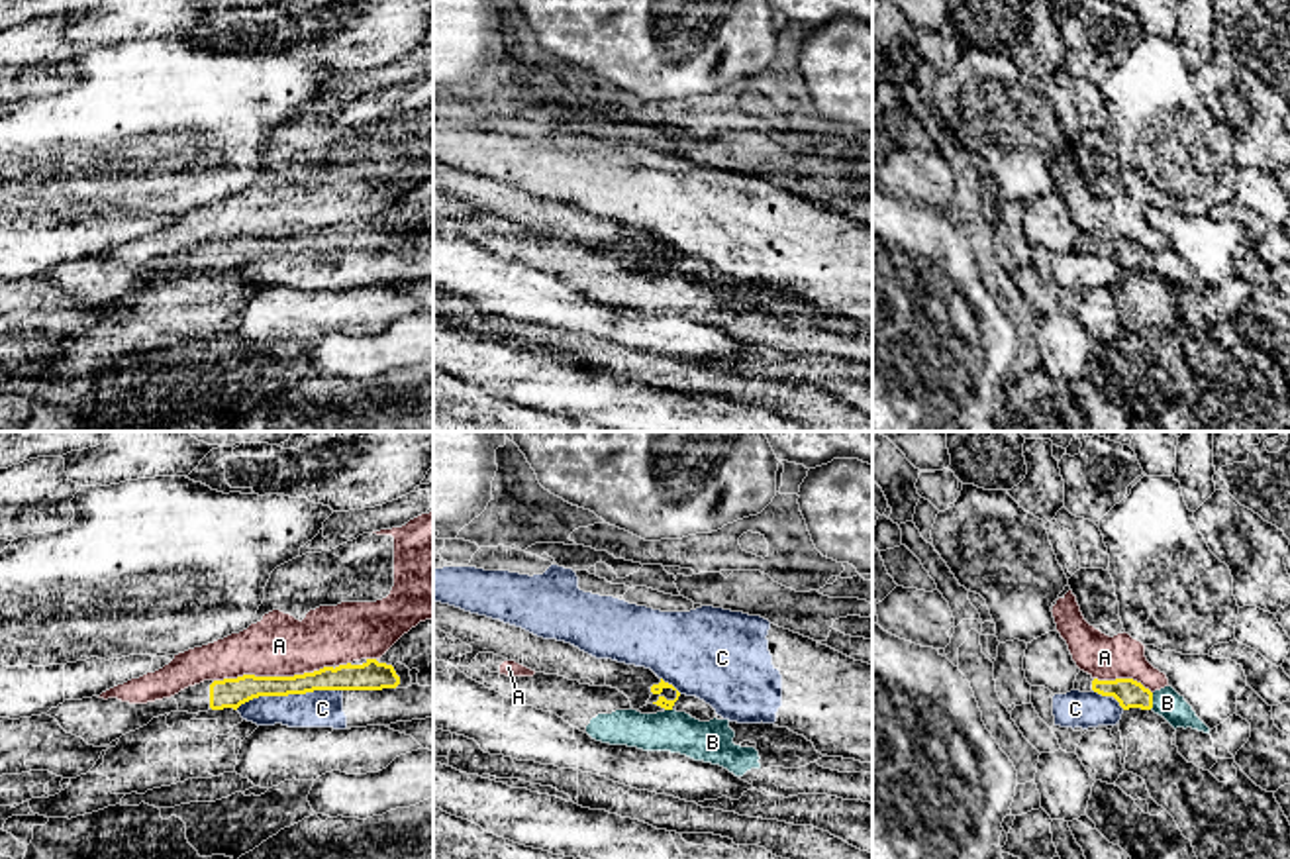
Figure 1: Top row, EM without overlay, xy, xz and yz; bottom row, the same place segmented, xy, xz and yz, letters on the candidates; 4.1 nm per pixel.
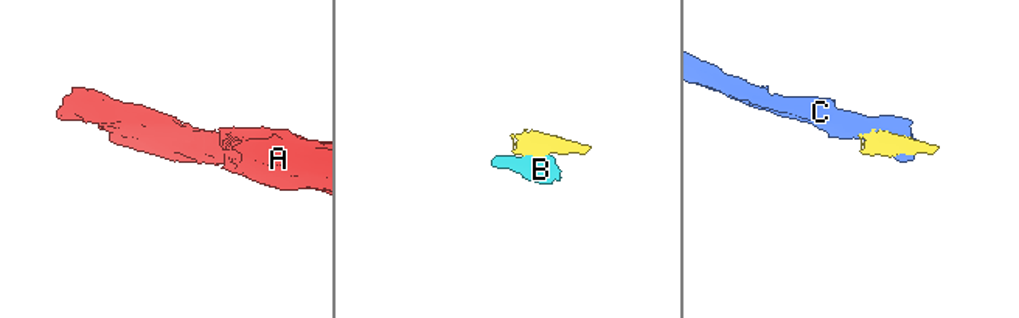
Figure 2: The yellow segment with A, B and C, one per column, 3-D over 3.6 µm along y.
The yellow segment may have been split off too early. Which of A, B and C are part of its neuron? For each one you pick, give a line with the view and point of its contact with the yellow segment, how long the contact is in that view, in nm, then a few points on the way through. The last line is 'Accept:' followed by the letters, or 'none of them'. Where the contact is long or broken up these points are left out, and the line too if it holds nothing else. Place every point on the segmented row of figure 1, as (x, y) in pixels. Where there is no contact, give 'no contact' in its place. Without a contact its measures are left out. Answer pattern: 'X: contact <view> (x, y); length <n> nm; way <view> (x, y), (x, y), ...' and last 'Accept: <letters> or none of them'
B: contact yz (1151, 701); length 70 nm; way yz (1130, 693), (1151, 701), (1167, 703)
Accept: B

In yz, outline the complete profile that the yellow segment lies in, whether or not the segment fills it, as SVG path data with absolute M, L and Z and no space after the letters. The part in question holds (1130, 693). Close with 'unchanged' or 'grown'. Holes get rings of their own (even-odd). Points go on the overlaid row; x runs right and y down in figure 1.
M1133 679L1092 681L1092 690L1114 696L1123 710L1141 708L1163 716L1174 730L1192 728L1210 733L1210 728L1196 716L1192 706L1172 686L1151 692Z | grown

